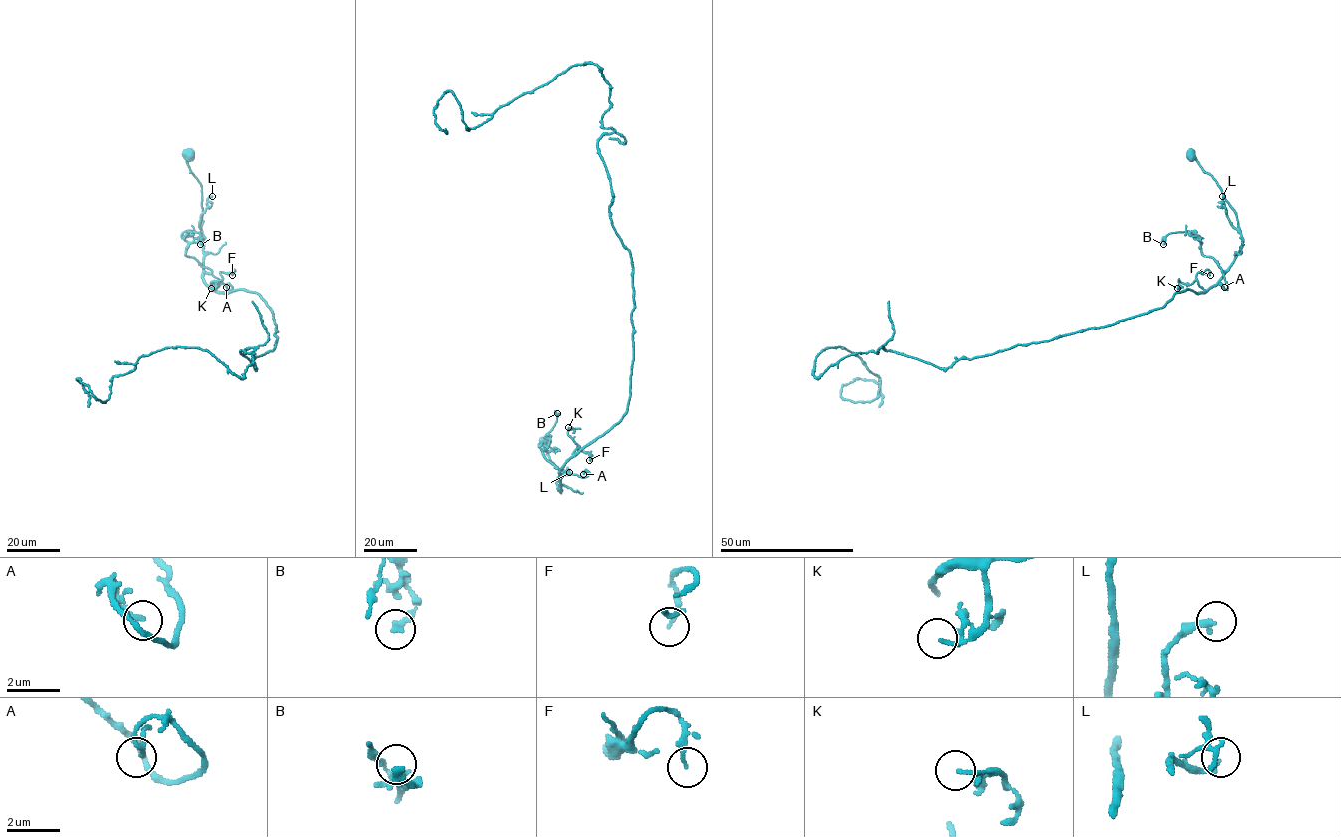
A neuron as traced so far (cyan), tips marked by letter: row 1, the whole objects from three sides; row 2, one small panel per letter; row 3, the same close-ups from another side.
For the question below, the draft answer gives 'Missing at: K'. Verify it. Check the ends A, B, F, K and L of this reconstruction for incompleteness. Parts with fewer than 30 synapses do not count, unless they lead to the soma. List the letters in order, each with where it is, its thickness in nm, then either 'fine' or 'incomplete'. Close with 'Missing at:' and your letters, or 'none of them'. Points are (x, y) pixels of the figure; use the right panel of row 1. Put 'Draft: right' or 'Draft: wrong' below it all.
A: at (1224, 287); 220 nm thick; fine
B: at (1163, 244); 200 nm thick; fine
F: at (1210, 275); 150 nm thick; fine
K: at (1177, 288); 140 nm thick; fine
L: at (1222, 196); 220 nm thick; fine
Missing at: none of them
Draft: wrong

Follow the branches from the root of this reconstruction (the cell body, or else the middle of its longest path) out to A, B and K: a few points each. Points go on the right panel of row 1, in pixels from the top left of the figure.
A: (1191, 154), (1216, 182), (1239, 227), (1242, 247), (1224, 272), (1228, 288), (1220, 283), (1224, 287)
B: (1191, 154), (1234, 212), (1242, 247), (1223, 273), (1202, 253), (1199, 237), (1188, 231), (1169, 233), (1163, 244)
K: (1191, 154), (1234, 212), (1242, 247), (1224, 276), (1205, 290), (1196, 280), (1179, 281), (1177, 288)

